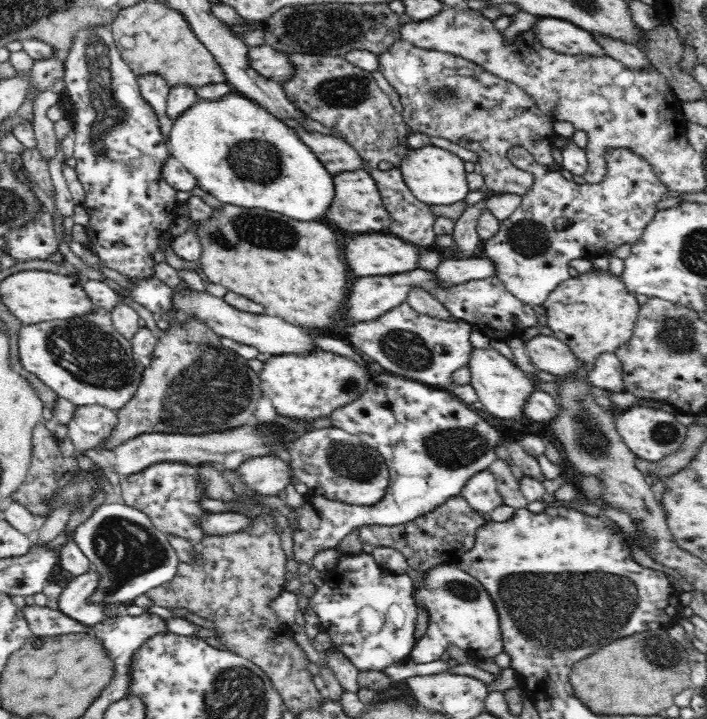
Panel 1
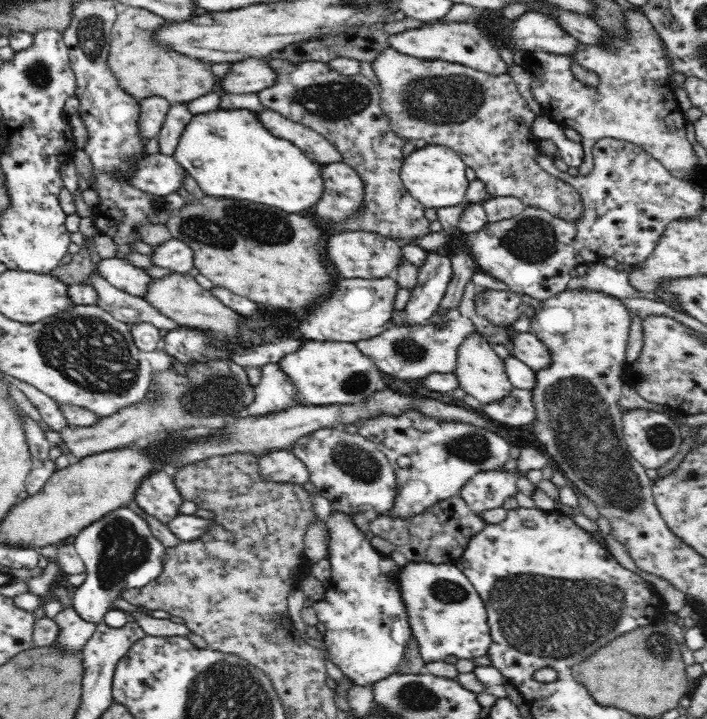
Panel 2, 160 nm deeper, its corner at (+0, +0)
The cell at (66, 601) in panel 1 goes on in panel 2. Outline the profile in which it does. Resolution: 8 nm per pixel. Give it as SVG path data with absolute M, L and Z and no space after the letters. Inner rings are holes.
M73 607L63 608L55 621L60 629L55 644L68 653L82 654L86 642L94 636L96 625L82 619Z

